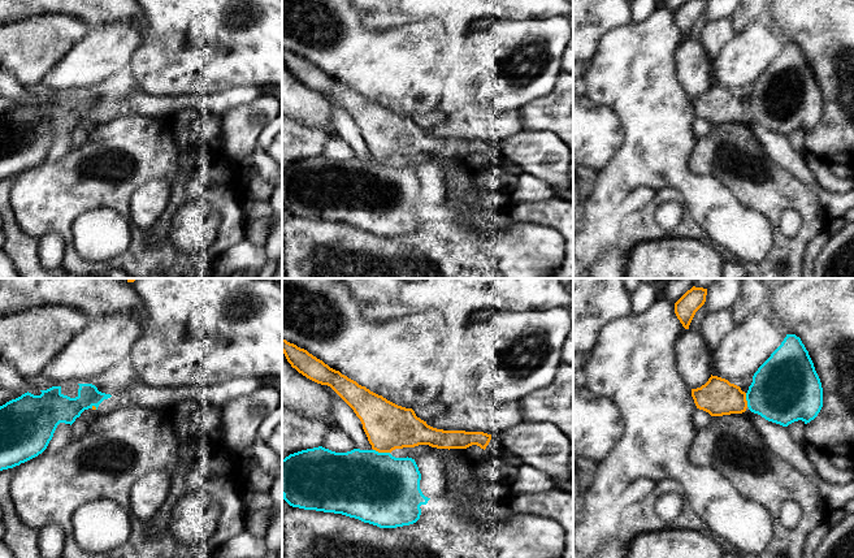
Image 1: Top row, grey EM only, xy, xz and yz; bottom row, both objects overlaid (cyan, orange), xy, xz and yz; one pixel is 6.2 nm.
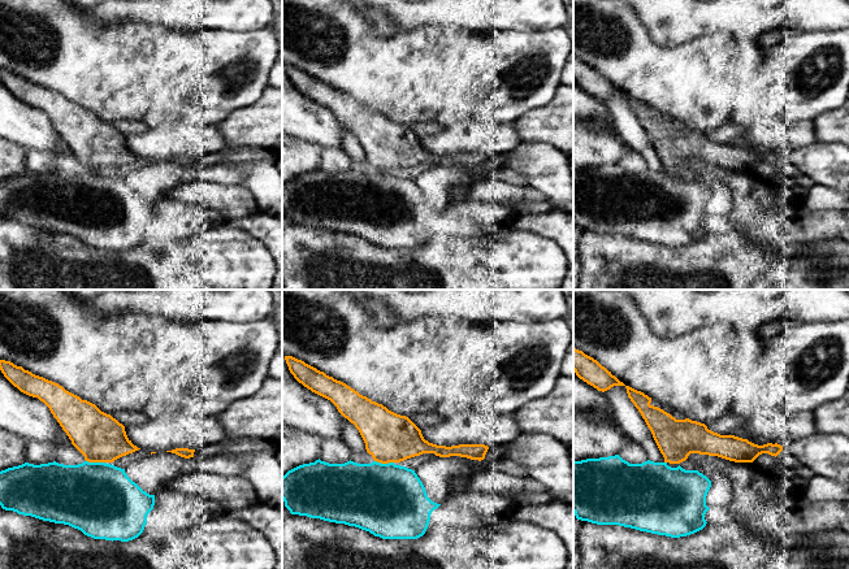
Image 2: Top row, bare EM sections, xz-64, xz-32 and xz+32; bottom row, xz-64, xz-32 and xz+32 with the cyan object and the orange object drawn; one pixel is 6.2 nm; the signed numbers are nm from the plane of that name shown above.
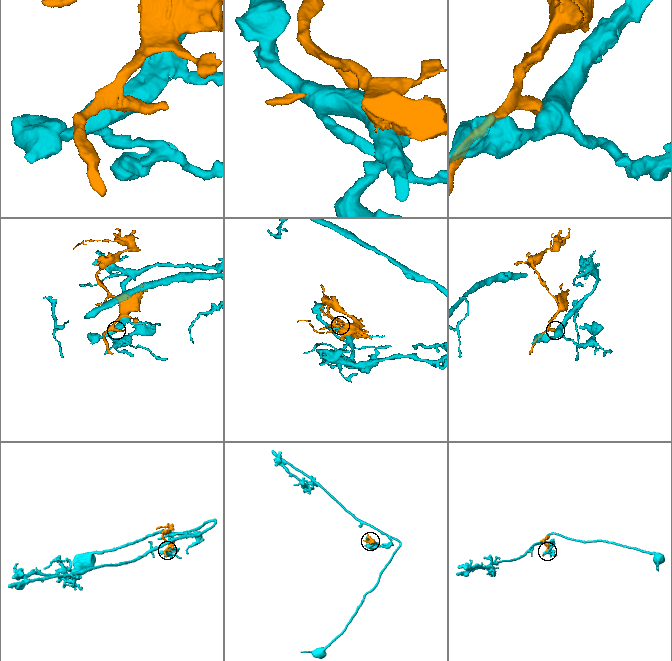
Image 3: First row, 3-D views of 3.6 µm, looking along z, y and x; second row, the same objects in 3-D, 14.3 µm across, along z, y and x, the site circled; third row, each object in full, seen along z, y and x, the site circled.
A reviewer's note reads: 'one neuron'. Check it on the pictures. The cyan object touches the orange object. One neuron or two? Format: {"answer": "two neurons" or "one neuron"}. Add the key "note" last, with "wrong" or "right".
{"answer": "one neuron", "note": "right"}

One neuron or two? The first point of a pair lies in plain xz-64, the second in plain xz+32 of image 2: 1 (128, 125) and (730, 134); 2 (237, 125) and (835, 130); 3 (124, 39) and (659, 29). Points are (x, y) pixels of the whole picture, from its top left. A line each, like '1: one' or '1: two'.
1: one
2: one
3: two

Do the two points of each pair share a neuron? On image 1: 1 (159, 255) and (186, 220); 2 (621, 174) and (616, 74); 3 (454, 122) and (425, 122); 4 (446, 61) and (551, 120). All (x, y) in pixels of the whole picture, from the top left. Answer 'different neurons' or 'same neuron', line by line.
1: same neuron
2: same neuron
3: different neurons
4: different neurons

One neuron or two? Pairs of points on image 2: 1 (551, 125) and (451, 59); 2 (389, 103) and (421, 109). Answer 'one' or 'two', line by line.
1: two
2: one

